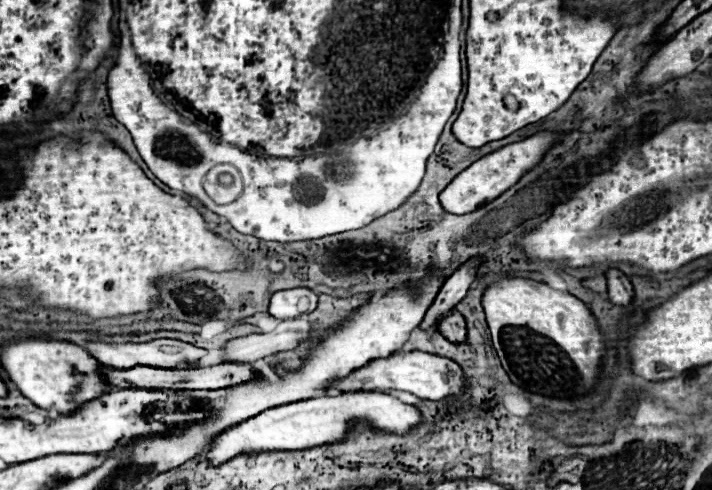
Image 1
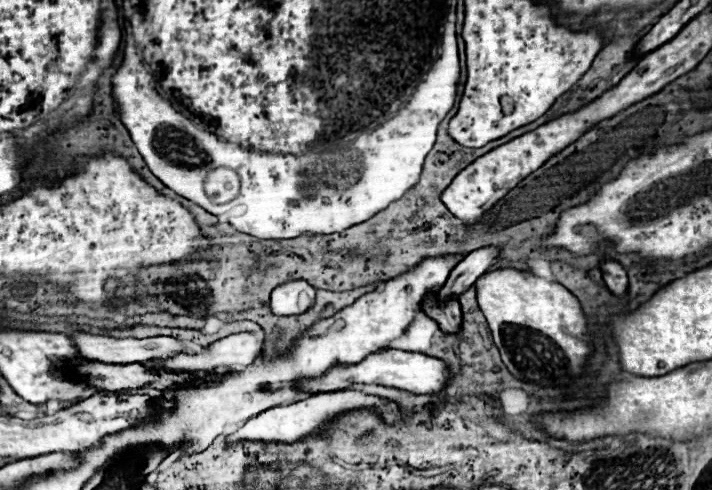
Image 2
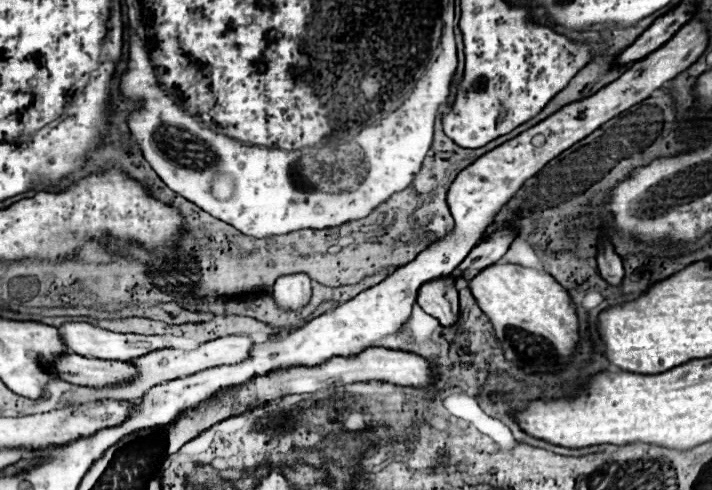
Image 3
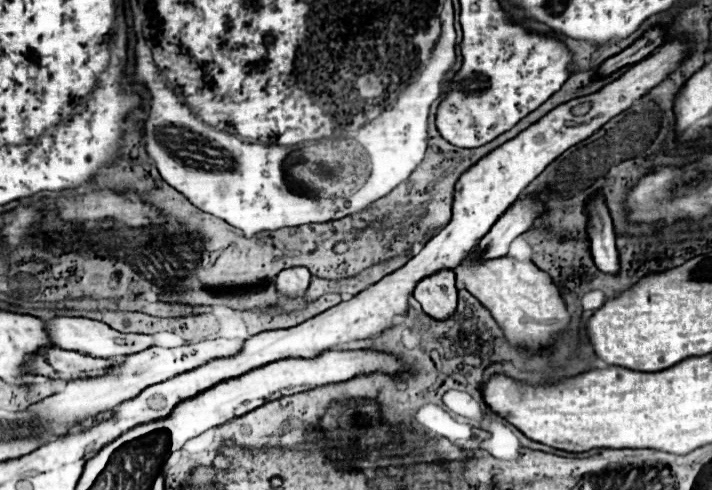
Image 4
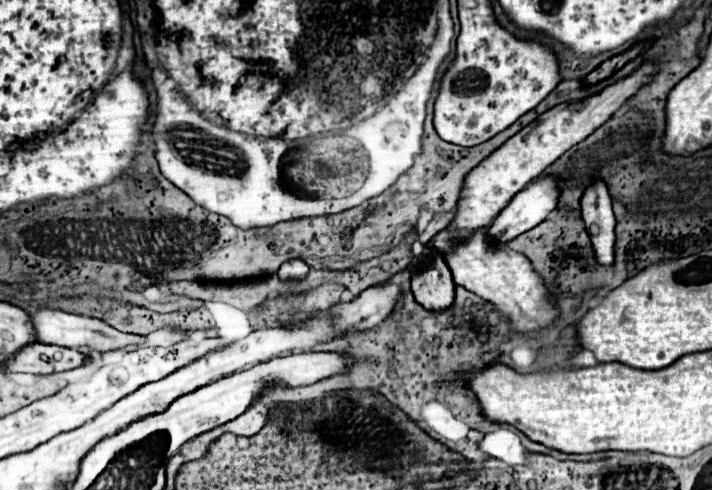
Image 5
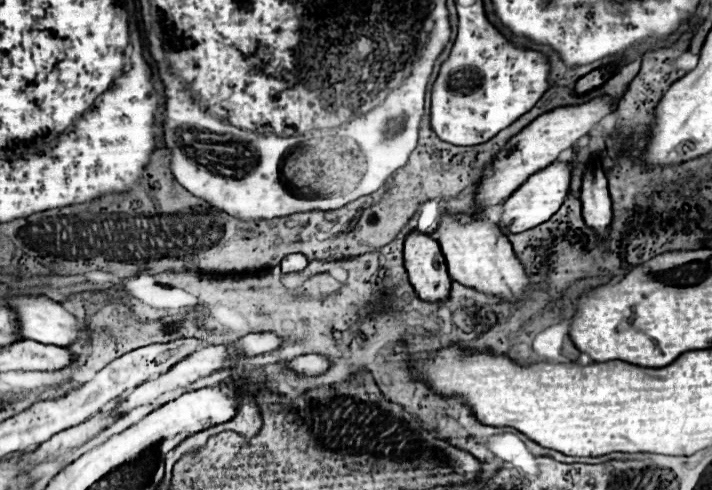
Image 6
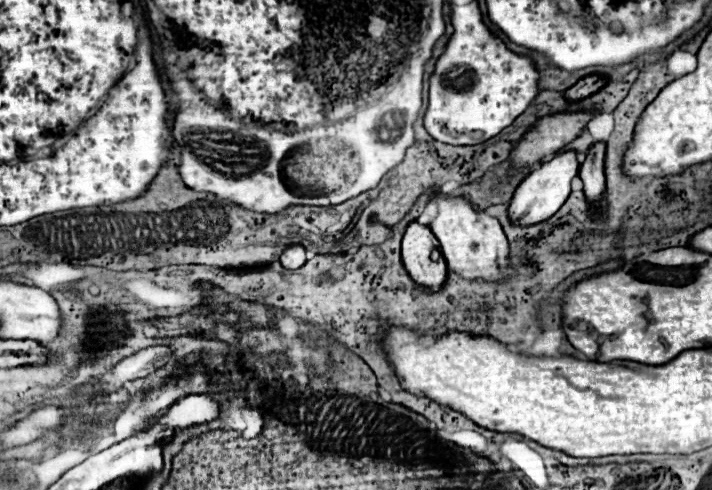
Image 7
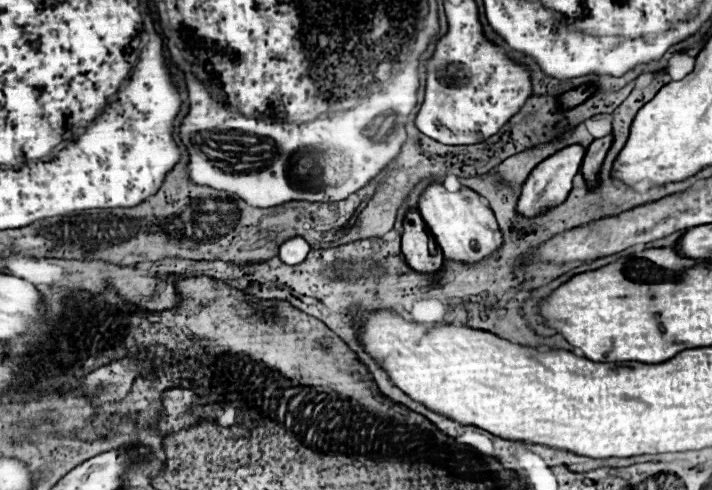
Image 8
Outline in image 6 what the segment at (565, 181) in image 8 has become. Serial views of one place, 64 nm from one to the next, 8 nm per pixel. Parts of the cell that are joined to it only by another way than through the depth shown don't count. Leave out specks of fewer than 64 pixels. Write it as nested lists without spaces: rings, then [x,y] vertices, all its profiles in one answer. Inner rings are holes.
[[[556,160],[552,166],[542,168],[540,172],[536,172],[534,176],[528,178],[528,182],[524,182],[506,202],[504,202],[504,212],[500,218],[500,228],[502,232],[524,232],[526,228],[534,228],[536,224],[542,224],[544,220],[548,220],[566,200],[568,196],[568,188],[570,188],[570,164],[568,162],[560,162]]]

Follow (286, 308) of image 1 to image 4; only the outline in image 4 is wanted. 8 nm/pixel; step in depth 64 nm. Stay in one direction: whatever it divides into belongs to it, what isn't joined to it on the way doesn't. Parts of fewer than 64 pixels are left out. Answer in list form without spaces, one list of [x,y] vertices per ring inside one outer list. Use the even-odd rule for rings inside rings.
[[[296,266],[296,268],[284,268],[284,272],[280,272],[276,276],[276,288],[284,294],[284,296],[302,296],[310,284],[310,272],[304,266]]]

